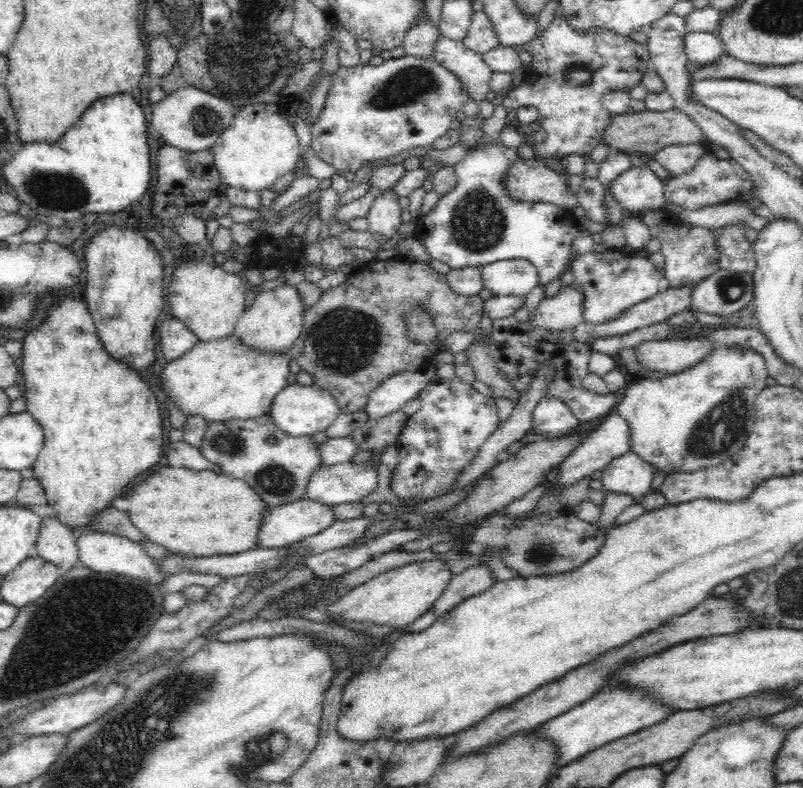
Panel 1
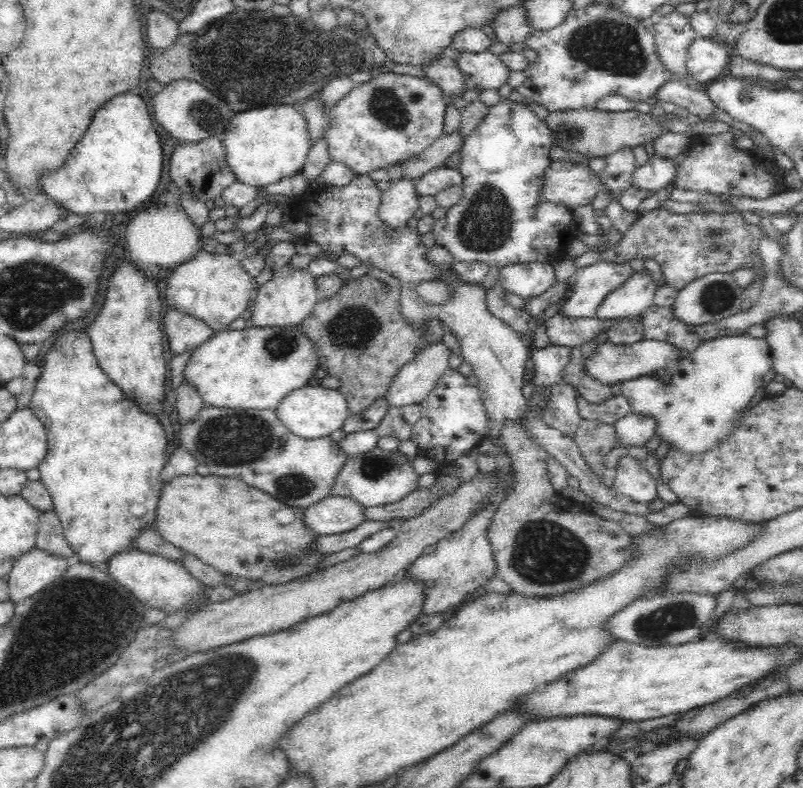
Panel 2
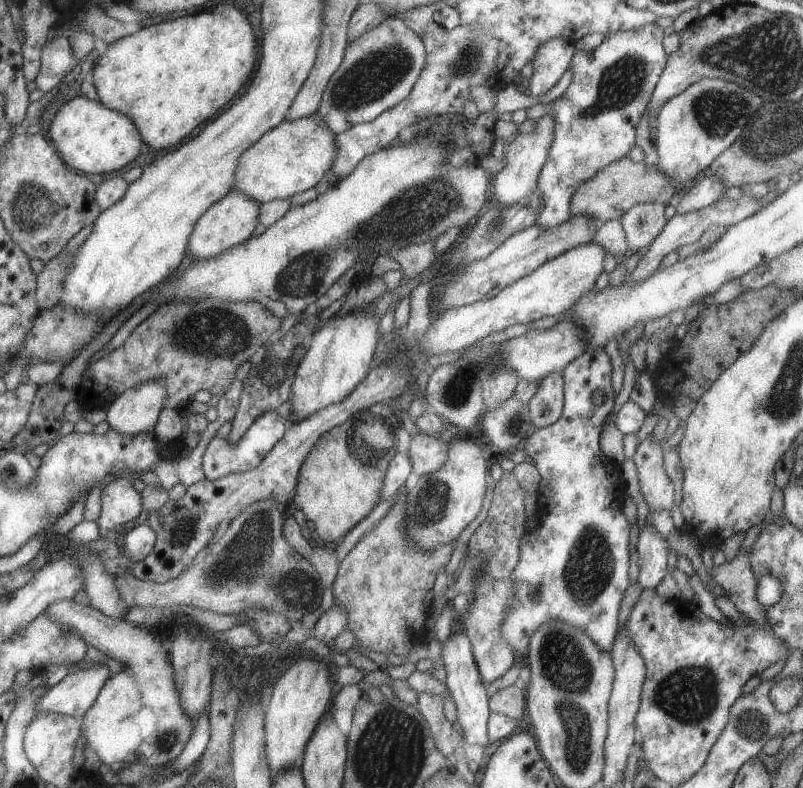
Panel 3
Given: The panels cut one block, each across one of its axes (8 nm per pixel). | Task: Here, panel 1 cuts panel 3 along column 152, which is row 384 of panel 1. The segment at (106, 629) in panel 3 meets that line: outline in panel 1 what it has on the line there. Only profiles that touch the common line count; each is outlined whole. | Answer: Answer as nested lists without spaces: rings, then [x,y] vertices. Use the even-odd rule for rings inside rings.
[[[718,344],[710,358],[661,379],[640,379],[623,392],[618,414],[630,429],[630,451],[665,476],[721,465],[733,457],[755,424],[755,400],[769,374],[760,353]]]

